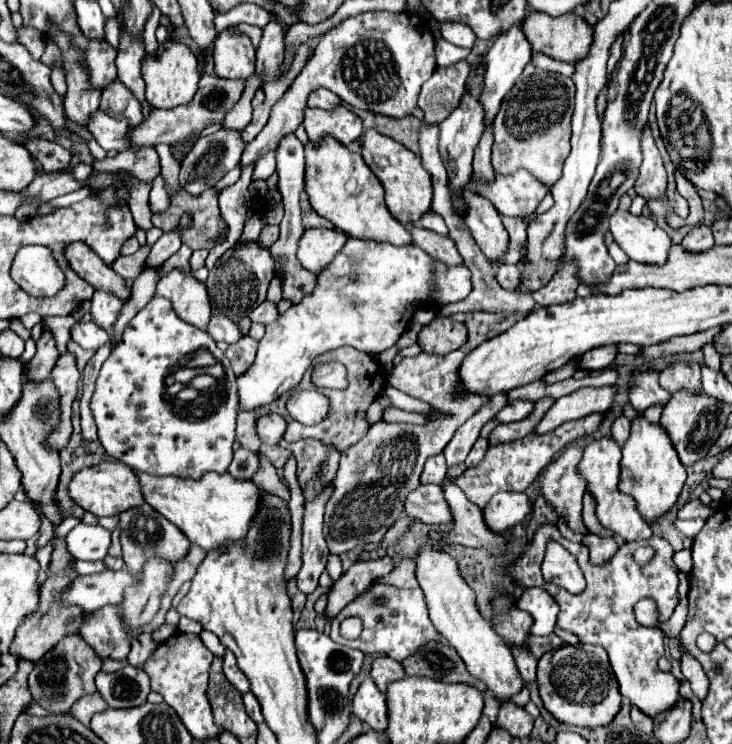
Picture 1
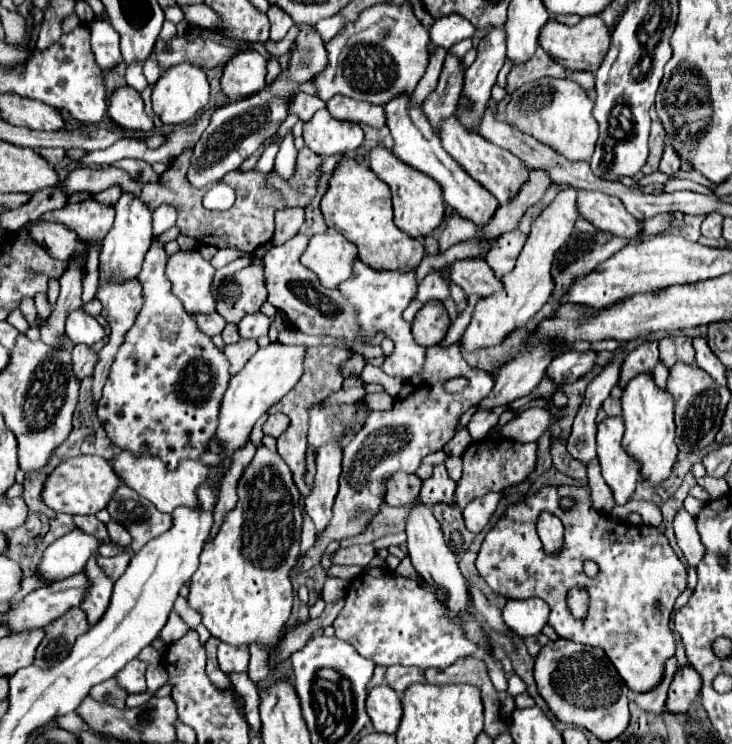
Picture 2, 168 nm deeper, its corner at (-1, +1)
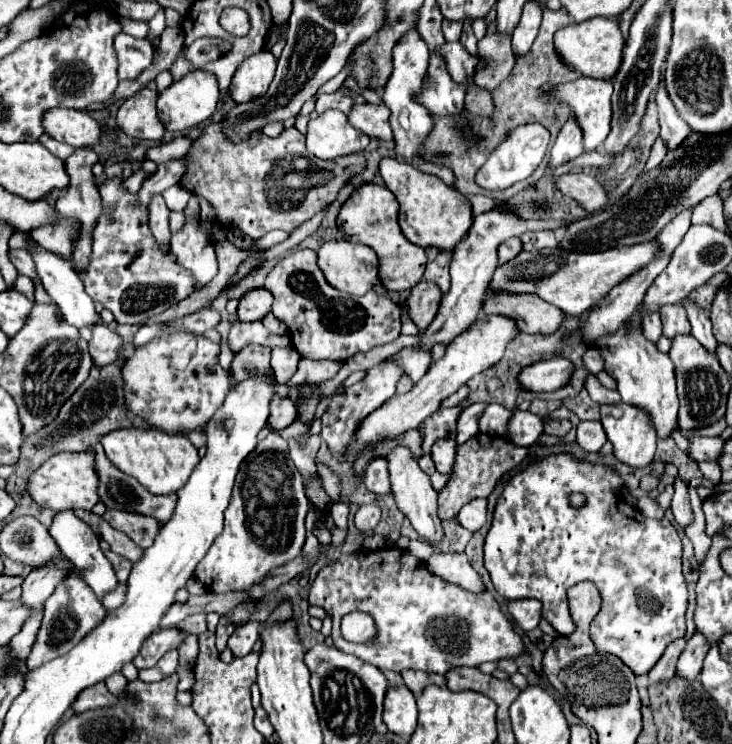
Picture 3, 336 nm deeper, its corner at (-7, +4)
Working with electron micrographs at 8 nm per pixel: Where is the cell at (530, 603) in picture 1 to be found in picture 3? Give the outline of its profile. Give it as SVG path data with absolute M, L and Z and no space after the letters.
M518 599L508 603L508 613L522 631L530 631L540 621L540 603L536 599Z

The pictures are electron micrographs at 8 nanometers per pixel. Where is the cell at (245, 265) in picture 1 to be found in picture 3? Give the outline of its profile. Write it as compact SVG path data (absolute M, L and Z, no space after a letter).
M252 289L248 291L238 305L238 319L240 321L256 321L264 319L266 313L270 313L272 307L272 293L266 289Z

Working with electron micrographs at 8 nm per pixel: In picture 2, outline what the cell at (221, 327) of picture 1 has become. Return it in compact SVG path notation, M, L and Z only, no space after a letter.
M212 312L212 314L198 314L196 316L196 322L200 326L200 330L208 336L216 336L224 330L226 326L226 320L218 314L218 312Z

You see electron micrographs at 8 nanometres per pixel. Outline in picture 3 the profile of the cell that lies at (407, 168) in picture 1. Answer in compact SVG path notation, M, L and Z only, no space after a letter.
M384 157L380 161L380 175L386 187L400 203L398 223L408 241L416 243L418 247L436 247L440 251L452 251L454 245L464 239L464 233L470 231L474 219L470 203L464 199L464 195L448 187L436 175L420 173L414 165L410 165L408 161L398 161L396 157Z

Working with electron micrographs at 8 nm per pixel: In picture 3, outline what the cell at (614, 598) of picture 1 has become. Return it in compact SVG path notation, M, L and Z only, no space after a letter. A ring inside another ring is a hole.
M570 453L534 459L504 485L498 497L492 527L484 541L484 567L498 595L508 601L538 599L542 603L542 617L564 637L572 635L566 591L580 581L592 581L602 597L602 609L590 625L590 637L596 649L620 657L636 675L642 675L656 665L668 643L686 633L688 587L682 575L682 543L678 531L668 519L648 519L636 507L630 507L614 493L618 487L622 487L622 479L608 465L592 465ZM578 491L586 497L586 505L568 505L570 495Z

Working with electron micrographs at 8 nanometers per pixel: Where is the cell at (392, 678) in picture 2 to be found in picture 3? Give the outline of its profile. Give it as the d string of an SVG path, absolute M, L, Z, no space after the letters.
M408 669L408 671L402 671L402 679L404 679L404 683L406 683L406 687L418 697L428 685L440 685L440 687L444 687L446 685L446 677L444 675L428 675L428 673L424 673L424 671L412 671L412 669Z

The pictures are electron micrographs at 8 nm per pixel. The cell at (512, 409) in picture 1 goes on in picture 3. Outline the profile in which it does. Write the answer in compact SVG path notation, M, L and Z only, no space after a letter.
M474 403L466 409L460 411L458 421L456 421L456 443L462 445L470 437L478 435L478 417L482 415L486 403Z

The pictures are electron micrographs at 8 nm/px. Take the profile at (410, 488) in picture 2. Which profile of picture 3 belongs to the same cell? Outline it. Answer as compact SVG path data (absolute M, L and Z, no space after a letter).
M372 459L368 467L364 467L364 485L368 491L374 491L378 495L390 493L390 479L388 479L388 469L386 469L386 459Z

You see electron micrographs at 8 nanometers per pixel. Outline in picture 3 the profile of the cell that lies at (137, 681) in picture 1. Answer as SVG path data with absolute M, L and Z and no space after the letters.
M170 627L170 629L160 629L156 631L156 635L150 635L144 641L144 647L140 649L140 655L136 655L136 659L132 661L138 669L146 669L146 667L154 667L158 663L158 659L168 653L170 649L178 649L178 645L186 639L186 633Z

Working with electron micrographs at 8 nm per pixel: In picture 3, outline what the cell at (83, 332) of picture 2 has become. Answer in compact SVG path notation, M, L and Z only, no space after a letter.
M28 235L28 247L26 247L26 251L32 255L32 261L34 261L34 265L36 265L36 273L38 273L38 277L40 277L40 281L42 281L46 293L50 295L50 299L62 309L64 319L66 319L70 325L78 327L78 329L80 329L80 327L86 327L86 325L88 325L88 327L94 327L94 325L100 321L100 317L96 315L96 311L94 311L94 301L86 295L84 285L82 285L80 277L78 277L76 271L74 271L74 265L72 265L70 261L66 261L66 259L60 259L56 253L52 253L52 251L40 247L40 243L36 243L30 235Z

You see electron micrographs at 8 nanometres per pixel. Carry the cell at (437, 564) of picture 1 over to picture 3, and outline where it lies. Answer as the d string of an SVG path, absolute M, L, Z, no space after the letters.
M404 445L394 447L394 451L388 453L386 461L388 461L390 483L392 483L392 495L394 495L394 501L396 501L398 509L410 519L412 527L426 541L436 545L442 539L442 525L440 525L440 519L436 515L436 497L438 497L438 493L430 485L430 477L424 475L424 471L420 471L418 461L414 459L414 455L410 455L410 451Z

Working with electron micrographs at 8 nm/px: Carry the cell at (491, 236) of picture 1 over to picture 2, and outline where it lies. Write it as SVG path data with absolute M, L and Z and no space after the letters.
M398 96L394 100L390 100L386 106L386 126L390 128L392 136L394 136L394 148L392 152L406 164L410 164L412 168L428 174L430 178L434 178L444 192L444 200L456 210L456 214L460 214L460 218L474 222L478 228L486 226L486 222L490 222L490 218L494 216L494 210L498 210L498 200L494 200L492 194L488 194L488 190L484 190L478 182L474 182L474 178L470 178L442 148L440 138L434 136L426 116L422 114L422 108L414 108L410 104L410 96Z

